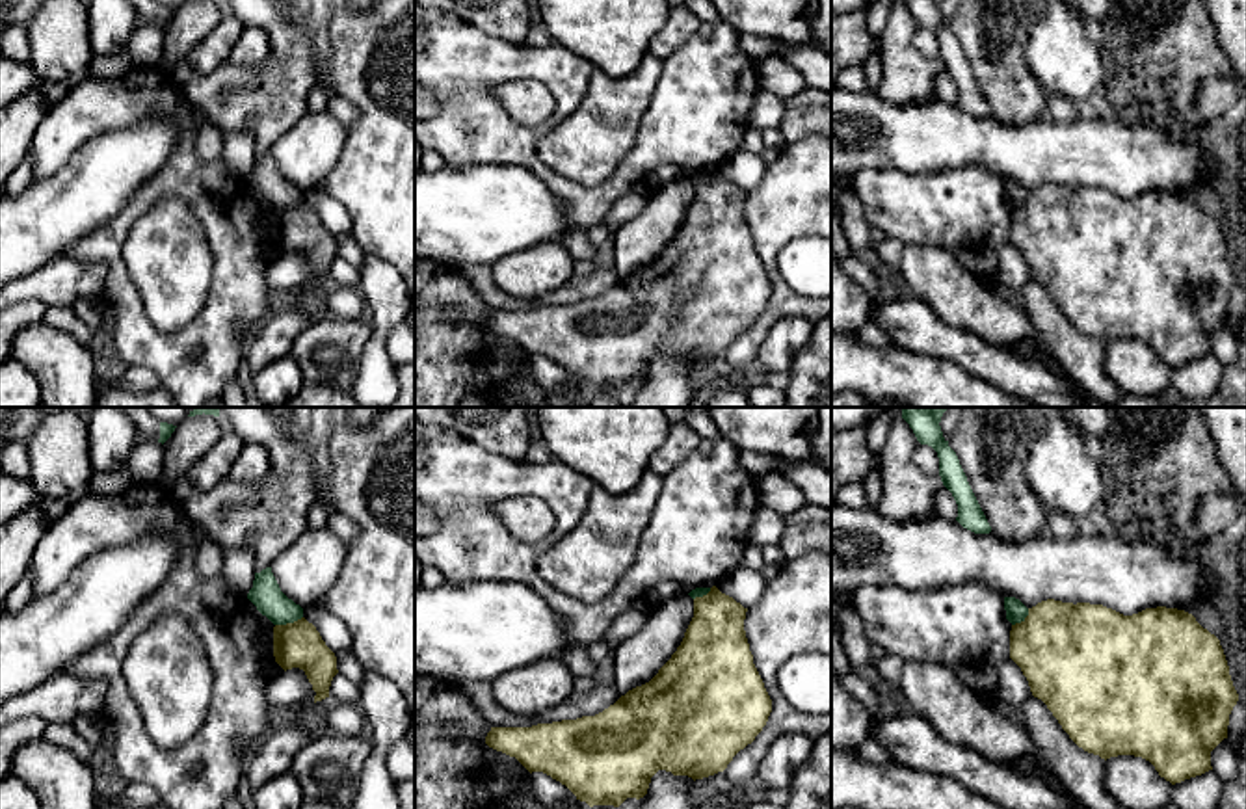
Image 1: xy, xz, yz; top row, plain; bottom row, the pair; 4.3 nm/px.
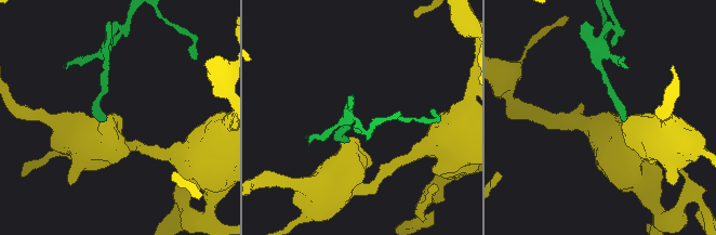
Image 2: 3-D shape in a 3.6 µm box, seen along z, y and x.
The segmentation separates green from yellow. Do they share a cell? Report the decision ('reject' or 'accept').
reject

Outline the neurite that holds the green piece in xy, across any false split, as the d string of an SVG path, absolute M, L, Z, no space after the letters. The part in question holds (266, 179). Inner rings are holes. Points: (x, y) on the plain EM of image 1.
M272 151L255 156L253 171L249 173L247 182L273 208L286 208L303 201L303 192L281 175Z

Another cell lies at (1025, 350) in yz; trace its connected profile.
M1021 342L1014 348L1004 348L1008 350L1010 353L1021 357L1021 359L1027 359L1027 361L1038 361L1041 363L1043 366L1047 366L1049 370L1056 372L1056 374L1066 374L1058 363L1053 359L1053 355L1049 351L1040 351L1032 342Z

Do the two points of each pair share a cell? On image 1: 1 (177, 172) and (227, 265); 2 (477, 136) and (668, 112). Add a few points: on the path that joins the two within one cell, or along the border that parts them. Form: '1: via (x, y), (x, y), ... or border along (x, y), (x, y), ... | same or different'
1: via (199, 194), (227, 225), (227, 242) | same
2: via (530, 160), (569, 194), (607, 194), (636, 166) | same

